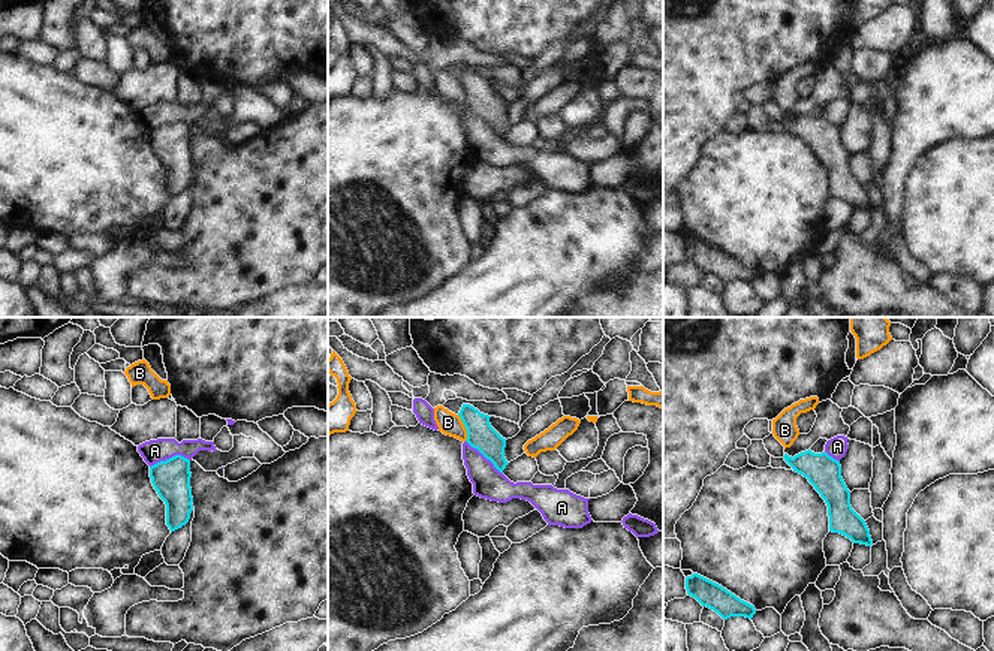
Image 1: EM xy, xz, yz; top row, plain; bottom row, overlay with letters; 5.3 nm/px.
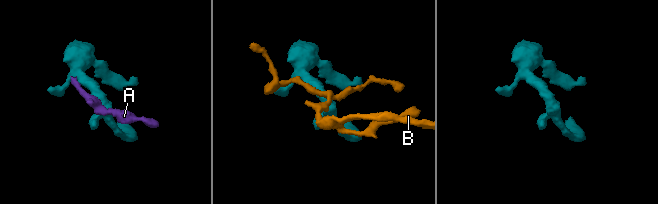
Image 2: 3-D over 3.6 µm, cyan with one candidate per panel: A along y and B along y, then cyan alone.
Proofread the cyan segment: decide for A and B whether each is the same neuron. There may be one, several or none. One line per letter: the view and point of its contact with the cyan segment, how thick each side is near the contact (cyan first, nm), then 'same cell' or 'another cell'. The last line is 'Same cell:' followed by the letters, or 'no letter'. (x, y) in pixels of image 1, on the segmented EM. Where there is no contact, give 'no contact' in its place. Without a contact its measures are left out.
A: contact xy (169, 458); calibres 200 and 130 nm; another cell
B: contact xz (466, 428); calibres 150 and 120 nm; another cell
Same cell: no letter

